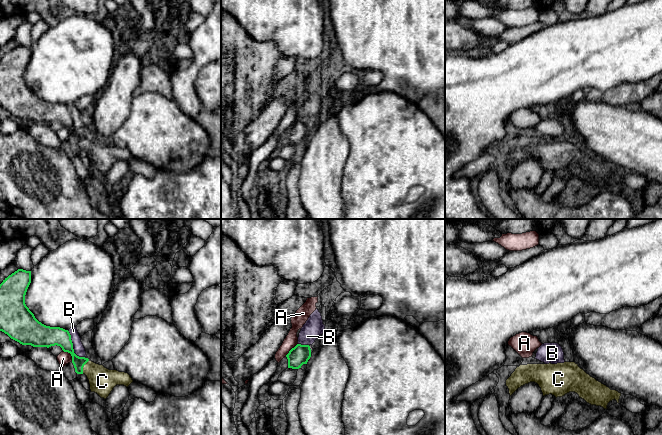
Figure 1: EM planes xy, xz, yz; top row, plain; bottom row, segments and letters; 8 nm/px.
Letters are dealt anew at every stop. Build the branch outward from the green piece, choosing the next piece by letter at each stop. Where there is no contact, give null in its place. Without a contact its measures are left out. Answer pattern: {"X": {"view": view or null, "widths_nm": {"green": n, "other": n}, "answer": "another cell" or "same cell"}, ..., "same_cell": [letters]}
{"A": {"view": "xy", "widths_nm": {"green": 180, "other": 100}, "answer": "another cell"}, "B": {"view": "xy", "widths_nm": {"green": 180, "other": 90}, "answer": "another cell"}, "C": {"view": "xy", "widths_nm": {"green": 110, "other": 200}, "answer": "same cell"}, "same_cell": ["C"]}

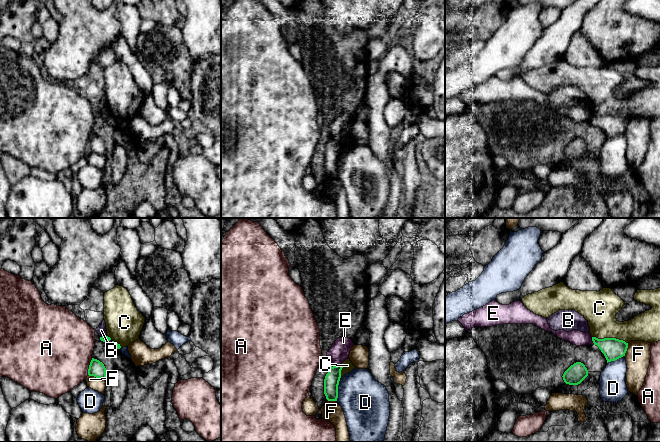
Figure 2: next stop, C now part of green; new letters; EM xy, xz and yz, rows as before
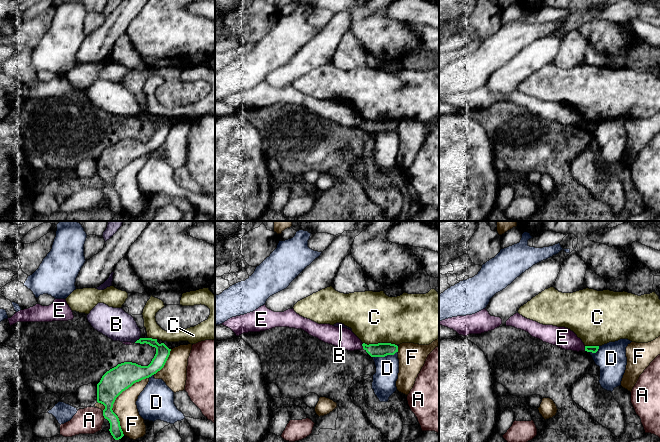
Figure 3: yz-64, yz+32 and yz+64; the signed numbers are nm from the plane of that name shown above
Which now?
{"A": {"view": "xy", "widths_nm": {"green": 130, "other": 500}, "answer": "another cell"}, "B": {"view": "xy", "widths_nm": {"green": 50, "other": 80}, "answer": "another cell"}, "C": {"view": "yz", "widths_nm": {"green": 170, "other": 280}, "answer": "another cell"}, "D": {"view": "xz", "widths_nm": {"green": 120, "other": 380}, "answer": "another cell"}, "E": {"view": "xz", "widths_nm": {"green": 120, "other": 160}, "answer": "another cell"}, "F": {"view": "xy", "widths_nm": {"green": 130, "other": 110}, "answer": "another cell"}, "same_cell": []}

